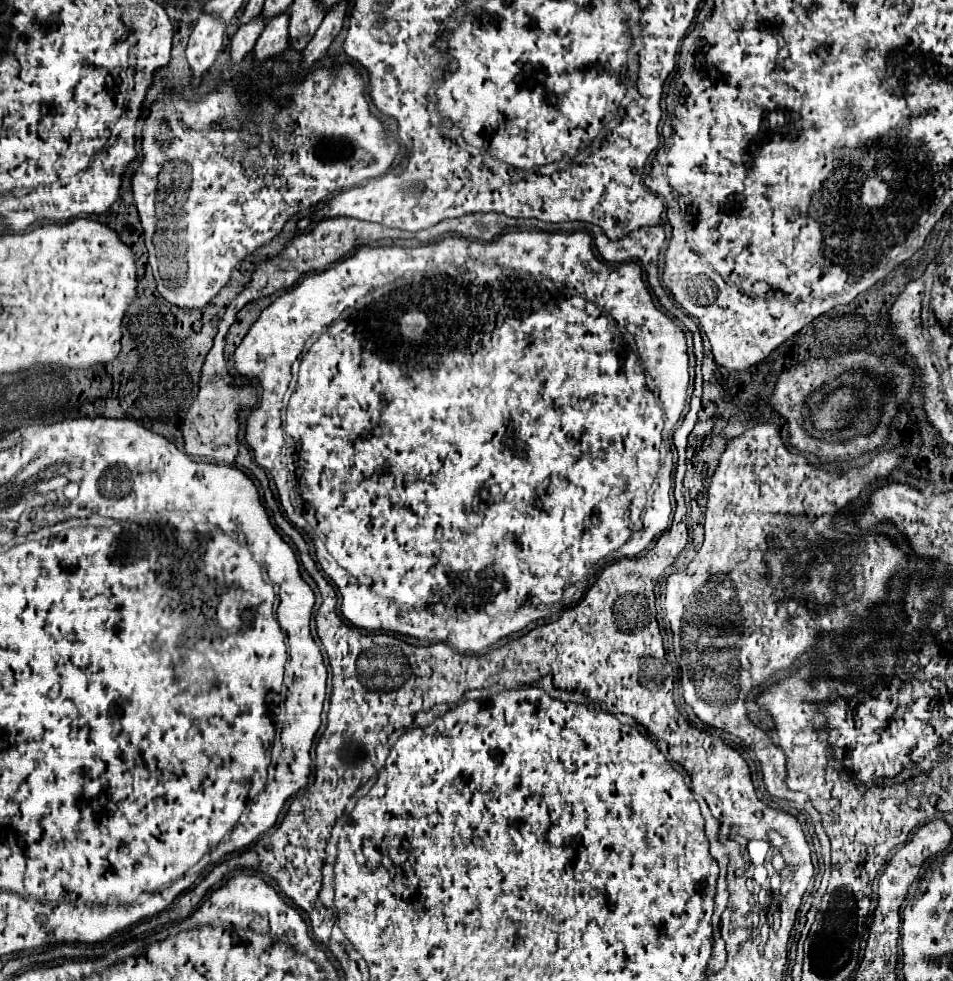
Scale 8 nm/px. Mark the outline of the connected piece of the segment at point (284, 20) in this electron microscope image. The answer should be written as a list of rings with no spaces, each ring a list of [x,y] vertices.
[[[283,12],[267,20],[267,26],[255,44],[255,58],[257,60],[279,58],[287,50],[287,44],[289,44],[289,12]]]

